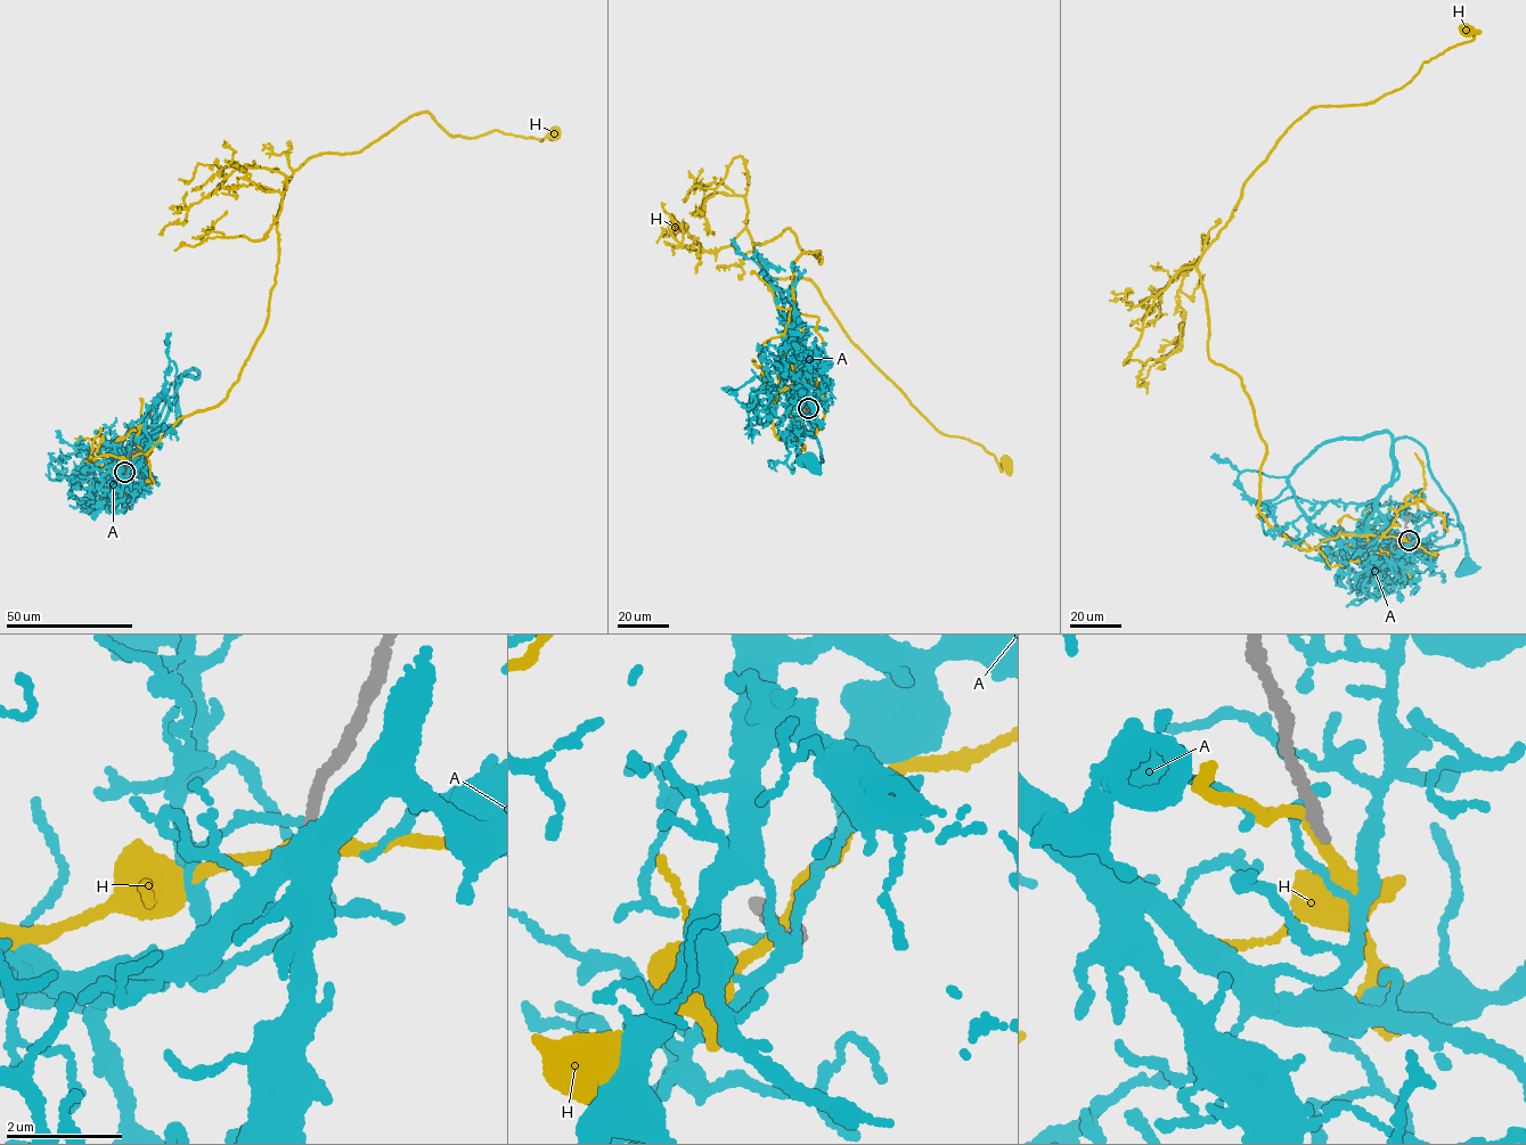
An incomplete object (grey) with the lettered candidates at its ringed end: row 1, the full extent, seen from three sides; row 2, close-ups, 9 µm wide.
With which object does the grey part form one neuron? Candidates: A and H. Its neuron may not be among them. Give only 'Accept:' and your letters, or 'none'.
Accept: none

